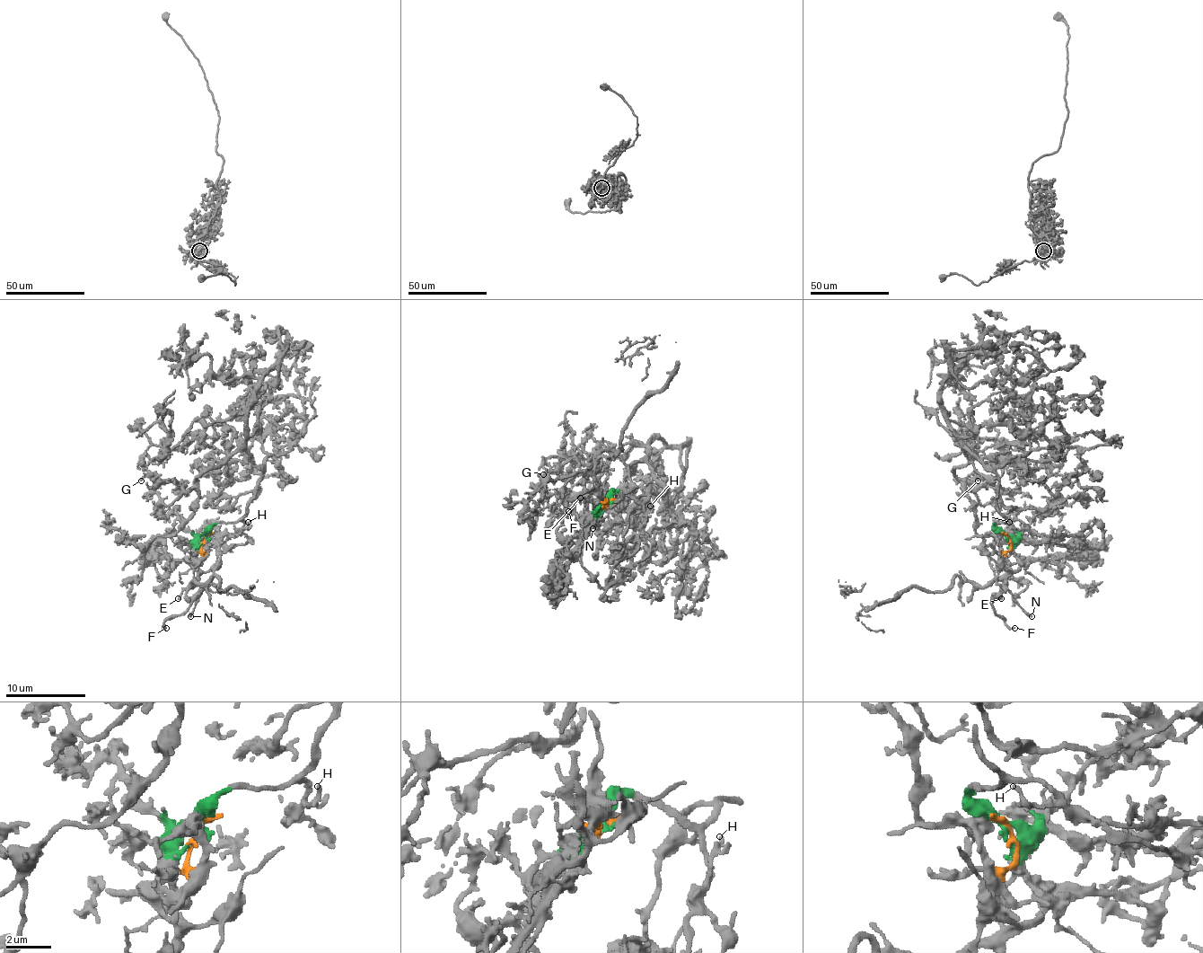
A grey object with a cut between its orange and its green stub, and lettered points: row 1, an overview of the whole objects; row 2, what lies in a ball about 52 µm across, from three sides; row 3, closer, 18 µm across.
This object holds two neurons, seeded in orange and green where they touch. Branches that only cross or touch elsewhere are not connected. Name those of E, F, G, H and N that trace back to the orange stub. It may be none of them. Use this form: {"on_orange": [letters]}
{"on_orange": ["E", "F", "N"]}

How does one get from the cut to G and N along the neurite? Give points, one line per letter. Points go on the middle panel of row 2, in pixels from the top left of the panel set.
G: (609, 503), (664, 490), (646, 463), (609, 451), (583, 471), (566, 461), (542, 475)
N: (609, 503), (604, 507), (604, 503), (601, 503), (604, 505), (592, 528)

